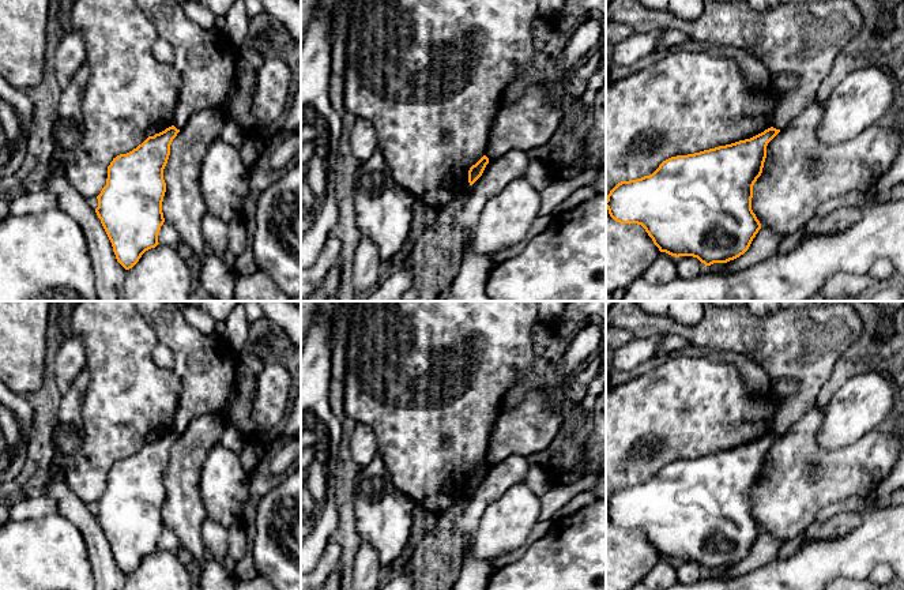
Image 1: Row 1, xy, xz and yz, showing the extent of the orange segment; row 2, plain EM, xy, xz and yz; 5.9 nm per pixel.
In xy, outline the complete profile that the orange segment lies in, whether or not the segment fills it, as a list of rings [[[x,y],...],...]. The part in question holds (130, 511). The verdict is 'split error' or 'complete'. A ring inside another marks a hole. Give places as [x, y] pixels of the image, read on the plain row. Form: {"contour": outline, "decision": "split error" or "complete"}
{"contour": [[[172,431],[148,441],[132,456],[113,463],[108,471],[106,491],[97,501],[95,518],[117,567],[125,575],[132,574],[146,556],[159,549],[158,538],[165,527],[163,474],[178,437]]], "decision": "complete"}

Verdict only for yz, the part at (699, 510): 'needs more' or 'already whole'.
already whole

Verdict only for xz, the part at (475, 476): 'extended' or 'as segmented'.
as segmented

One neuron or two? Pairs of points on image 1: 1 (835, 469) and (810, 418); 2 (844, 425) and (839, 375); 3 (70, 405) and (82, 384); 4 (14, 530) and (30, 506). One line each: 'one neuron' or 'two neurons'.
1: one neuron
2: two neurons
3: one neuron
4: two neurons

